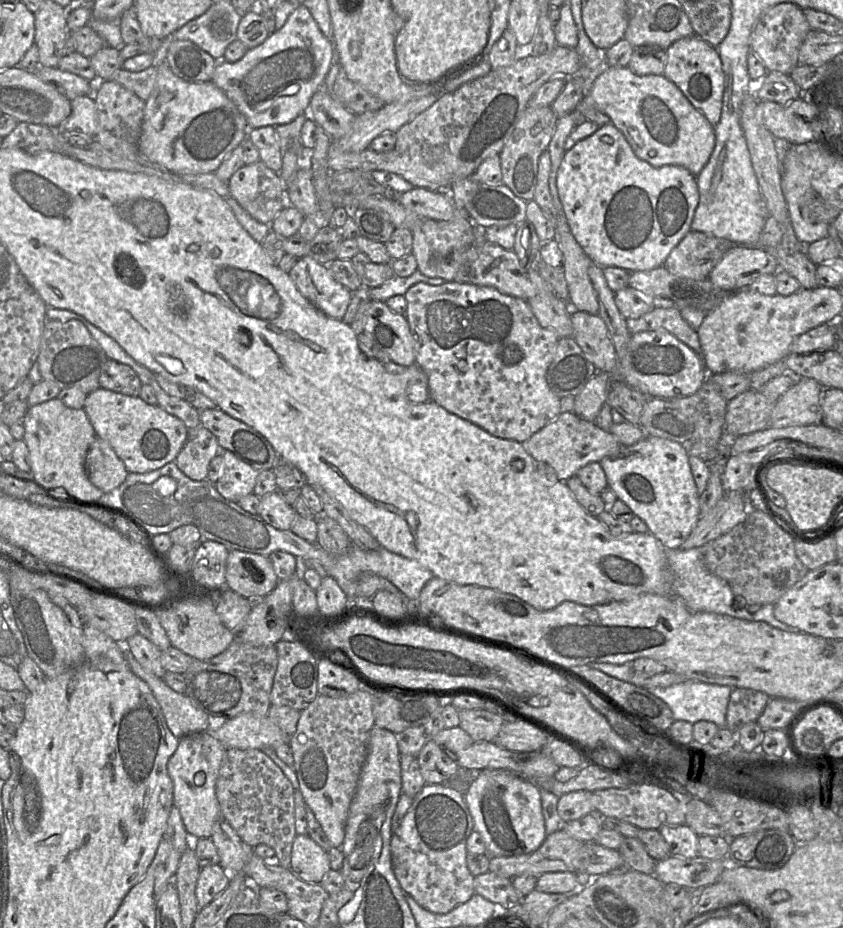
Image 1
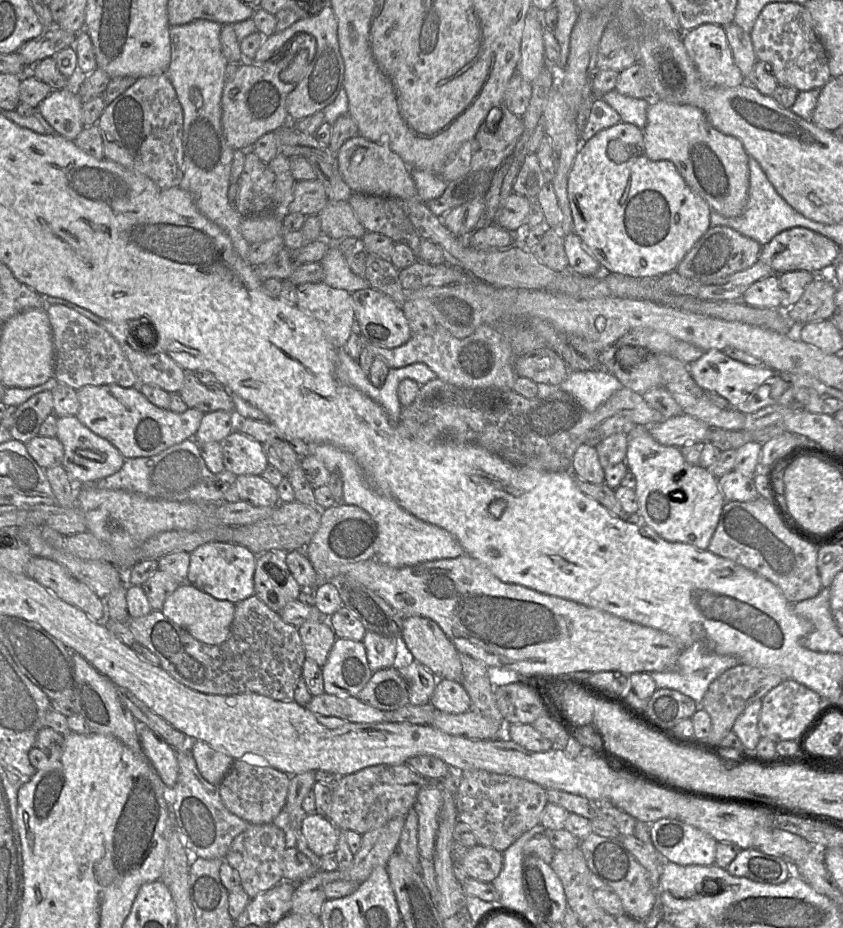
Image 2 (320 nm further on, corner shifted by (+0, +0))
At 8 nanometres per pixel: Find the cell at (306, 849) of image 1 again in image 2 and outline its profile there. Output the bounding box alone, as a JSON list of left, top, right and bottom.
[301,814,341,857]

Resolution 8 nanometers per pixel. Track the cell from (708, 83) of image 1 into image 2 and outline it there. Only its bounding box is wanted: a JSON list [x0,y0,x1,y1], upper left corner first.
[682,24,746,87]

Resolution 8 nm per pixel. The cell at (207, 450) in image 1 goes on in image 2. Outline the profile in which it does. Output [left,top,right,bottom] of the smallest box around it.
[193,410,237,446]

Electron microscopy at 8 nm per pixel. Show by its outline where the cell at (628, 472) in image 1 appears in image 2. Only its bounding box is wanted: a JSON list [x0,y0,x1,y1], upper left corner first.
[625,425,726,550]

